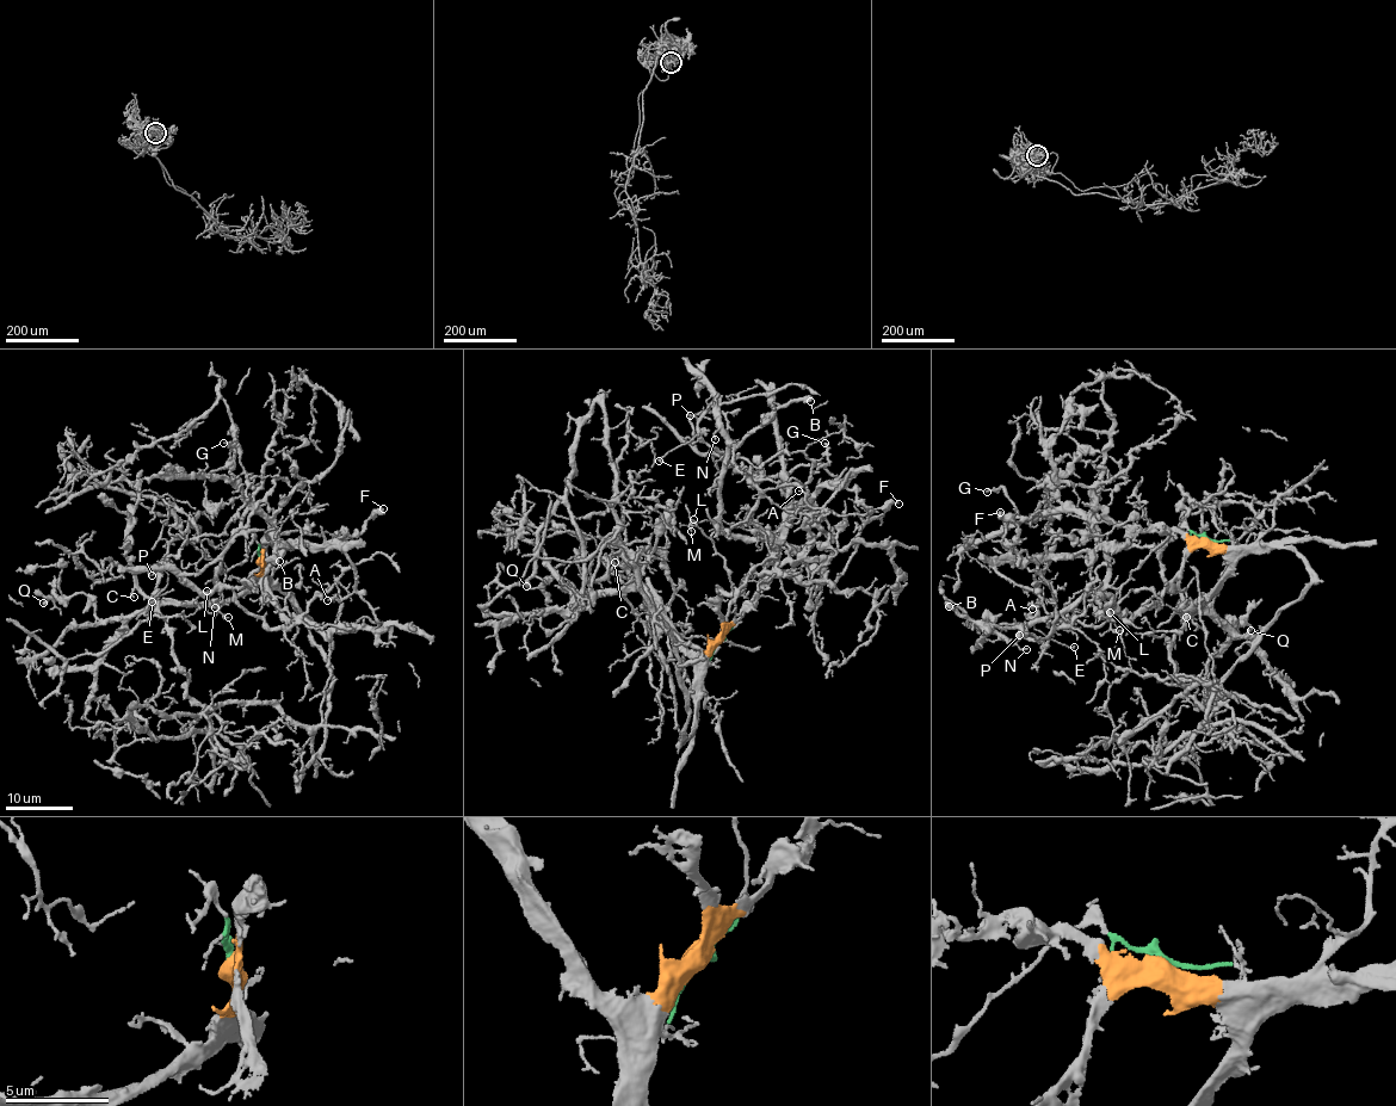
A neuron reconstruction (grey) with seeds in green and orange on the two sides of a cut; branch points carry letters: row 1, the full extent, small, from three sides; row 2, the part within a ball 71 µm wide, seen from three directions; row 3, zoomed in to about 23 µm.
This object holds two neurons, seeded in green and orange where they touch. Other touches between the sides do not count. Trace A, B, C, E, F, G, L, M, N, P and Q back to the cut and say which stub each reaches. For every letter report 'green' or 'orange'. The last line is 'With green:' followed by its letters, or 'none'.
A: orange
B: green
C: orange
E: green
F: orange
G: green
L: green
M: green
N: green
P: green
Q: orange
With green: B, E, G, L, M, N, P

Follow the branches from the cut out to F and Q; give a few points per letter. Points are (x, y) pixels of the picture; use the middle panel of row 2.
F: (718, 640), (758, 593), (777, 542), (800, 506), (823, 484), (841, 483), (876, 510), (899, 504)
Q: (718, 640), (706, 650), (691, 652), (663, 622), (659, 609), (631, 585), (575, 594), (560, 578), (526, 586)

